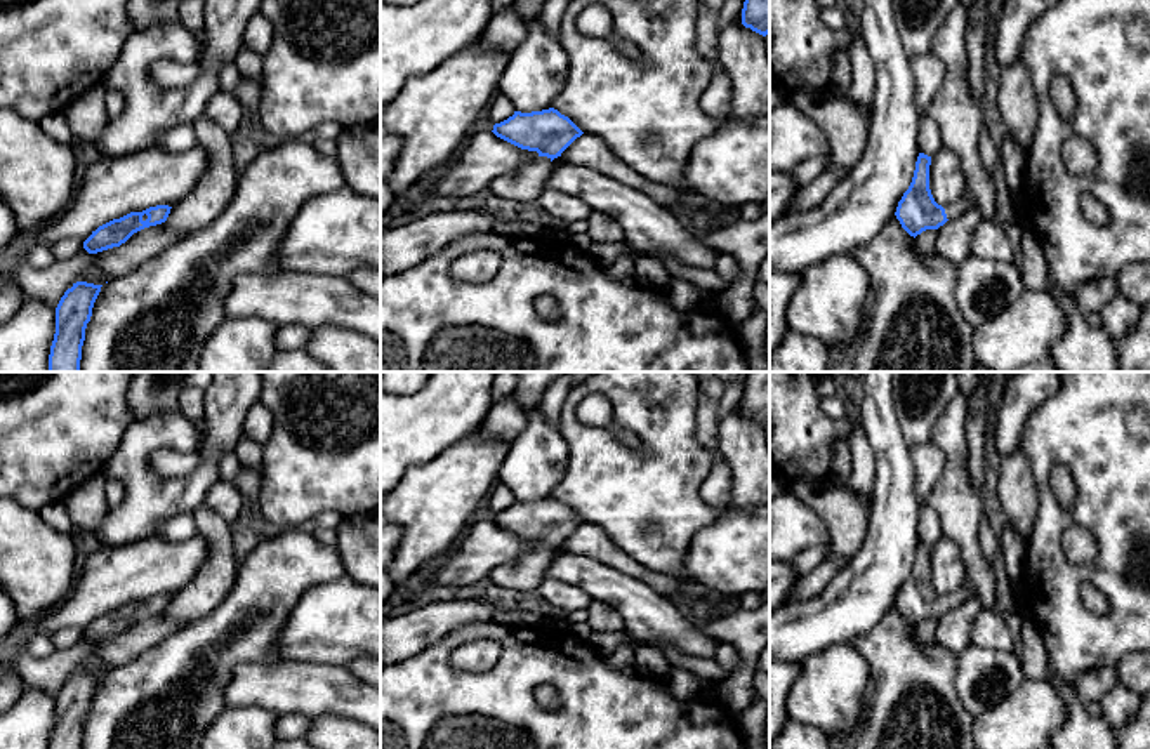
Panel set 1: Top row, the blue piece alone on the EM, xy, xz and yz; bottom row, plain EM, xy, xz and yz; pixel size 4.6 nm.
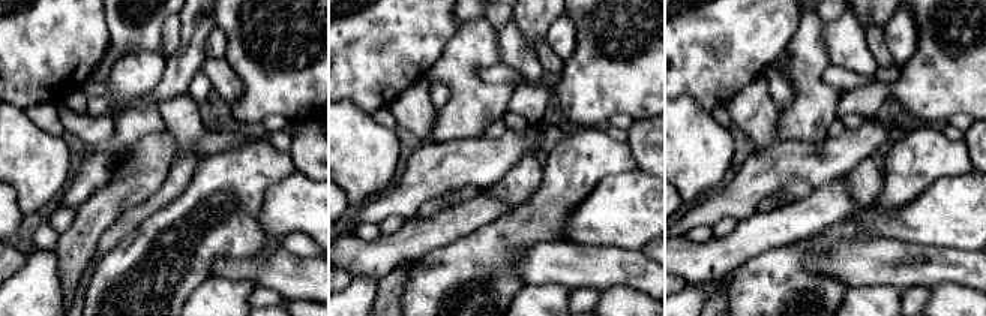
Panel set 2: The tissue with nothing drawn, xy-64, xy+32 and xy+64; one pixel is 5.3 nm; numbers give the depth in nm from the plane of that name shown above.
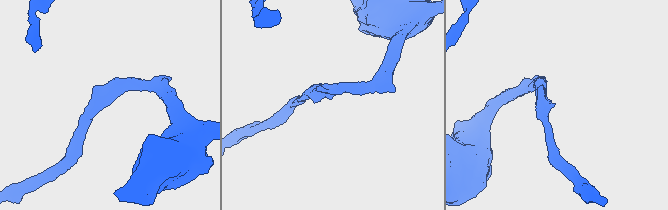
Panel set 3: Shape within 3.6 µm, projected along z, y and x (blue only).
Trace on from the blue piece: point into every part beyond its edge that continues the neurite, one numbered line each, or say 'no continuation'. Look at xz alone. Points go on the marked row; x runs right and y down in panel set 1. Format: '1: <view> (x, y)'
1: xz (525, 185)

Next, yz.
1: yz (966, 202)

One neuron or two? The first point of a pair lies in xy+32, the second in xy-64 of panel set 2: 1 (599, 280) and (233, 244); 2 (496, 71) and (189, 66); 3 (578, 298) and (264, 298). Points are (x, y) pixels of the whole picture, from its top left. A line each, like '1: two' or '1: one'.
1: two
2: two
3: one

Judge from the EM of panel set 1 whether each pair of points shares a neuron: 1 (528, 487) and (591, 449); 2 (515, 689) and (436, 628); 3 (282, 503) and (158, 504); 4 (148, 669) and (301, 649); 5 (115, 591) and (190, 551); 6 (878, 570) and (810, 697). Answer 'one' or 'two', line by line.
1: two
2: two
3: two
4: two
5: one
6: two

